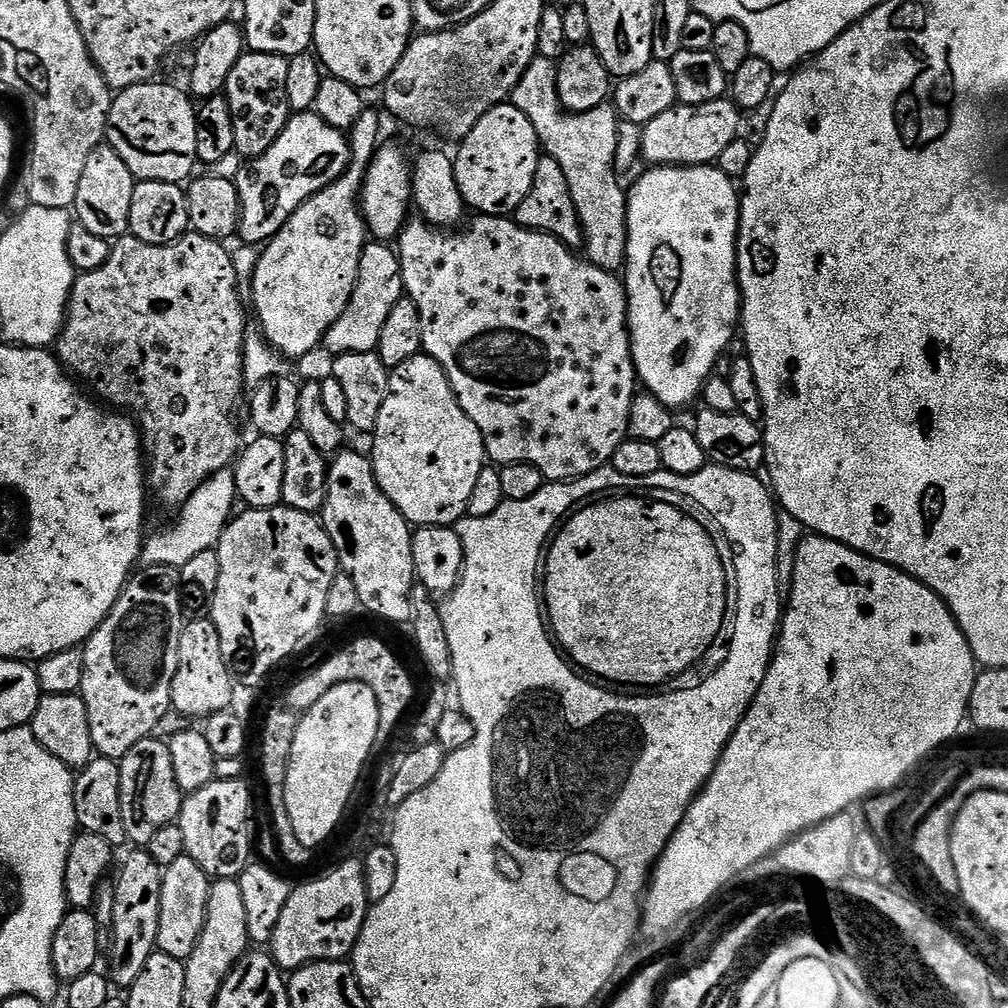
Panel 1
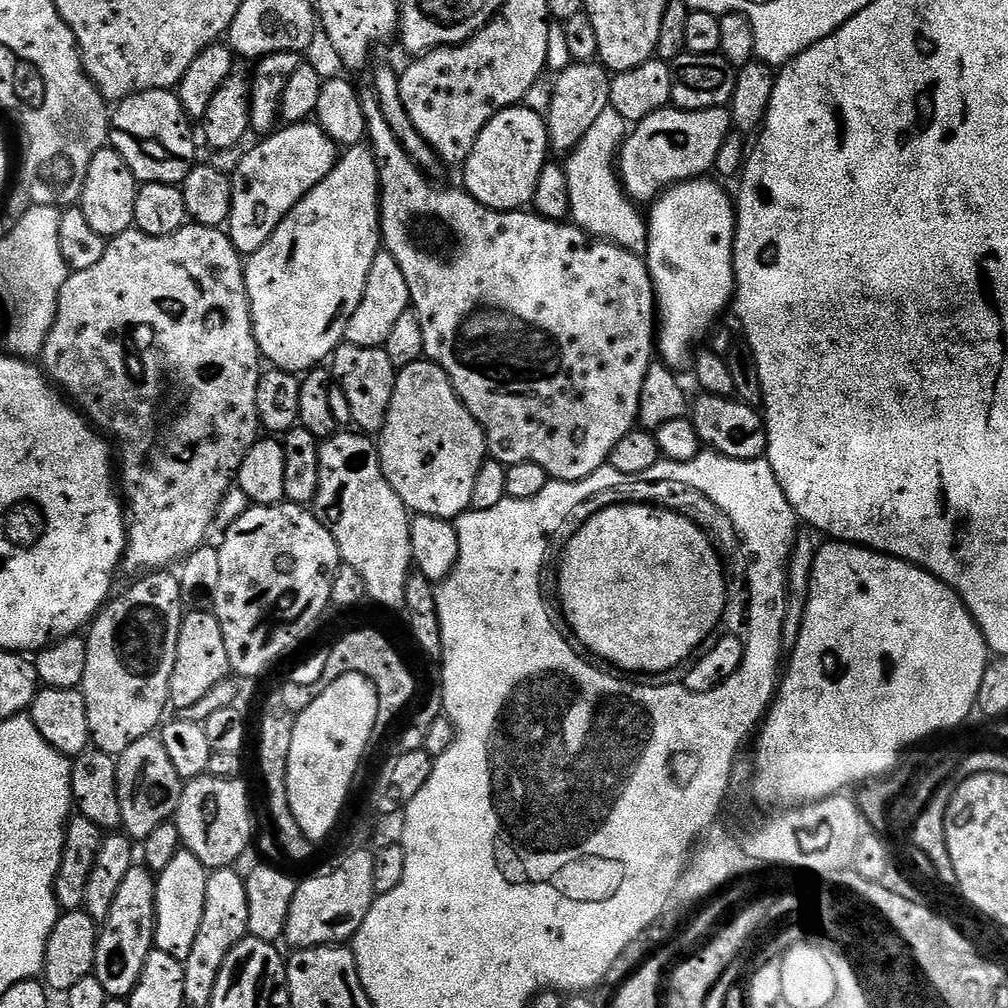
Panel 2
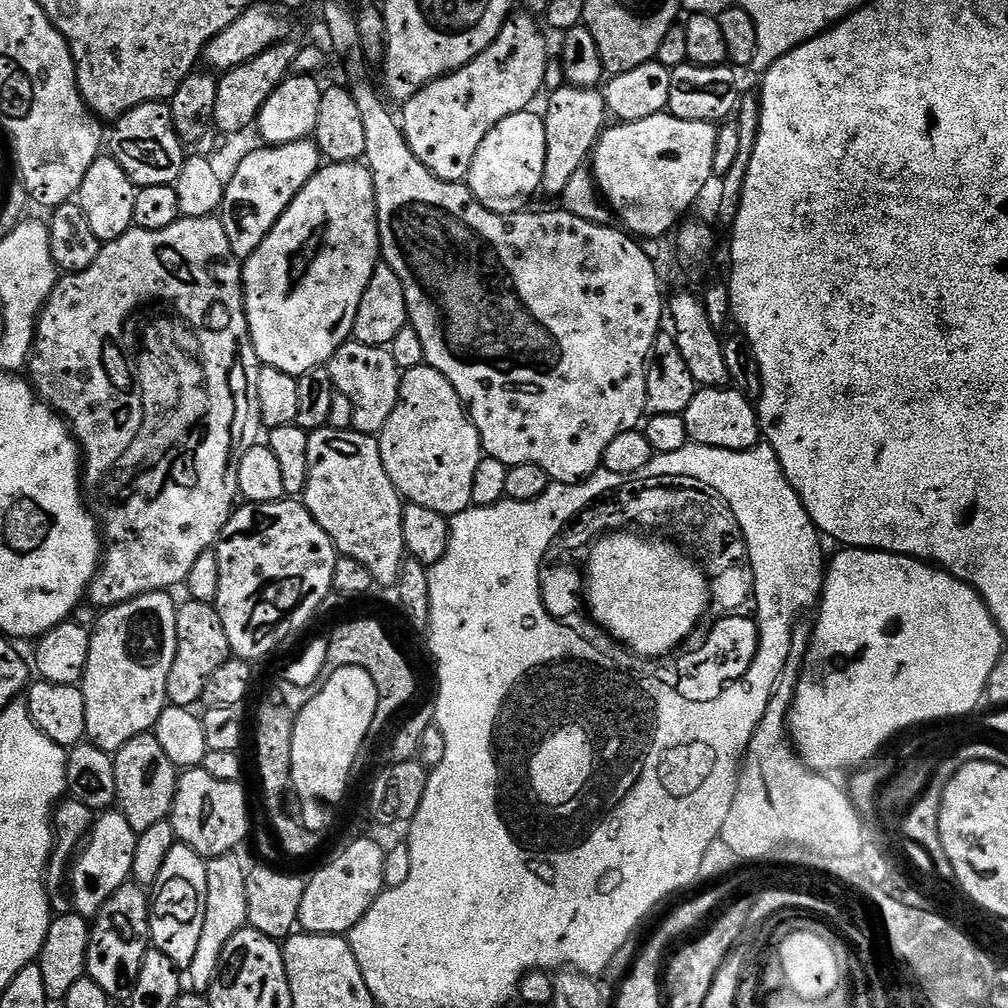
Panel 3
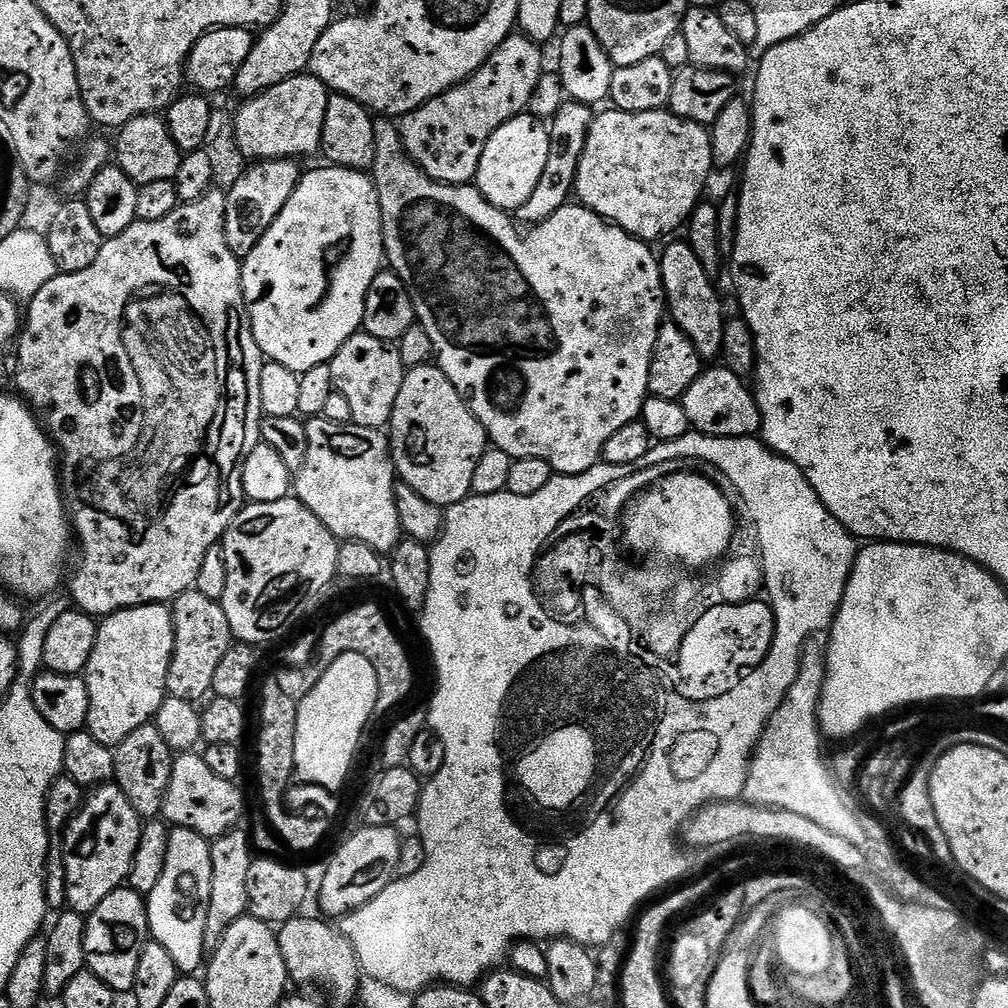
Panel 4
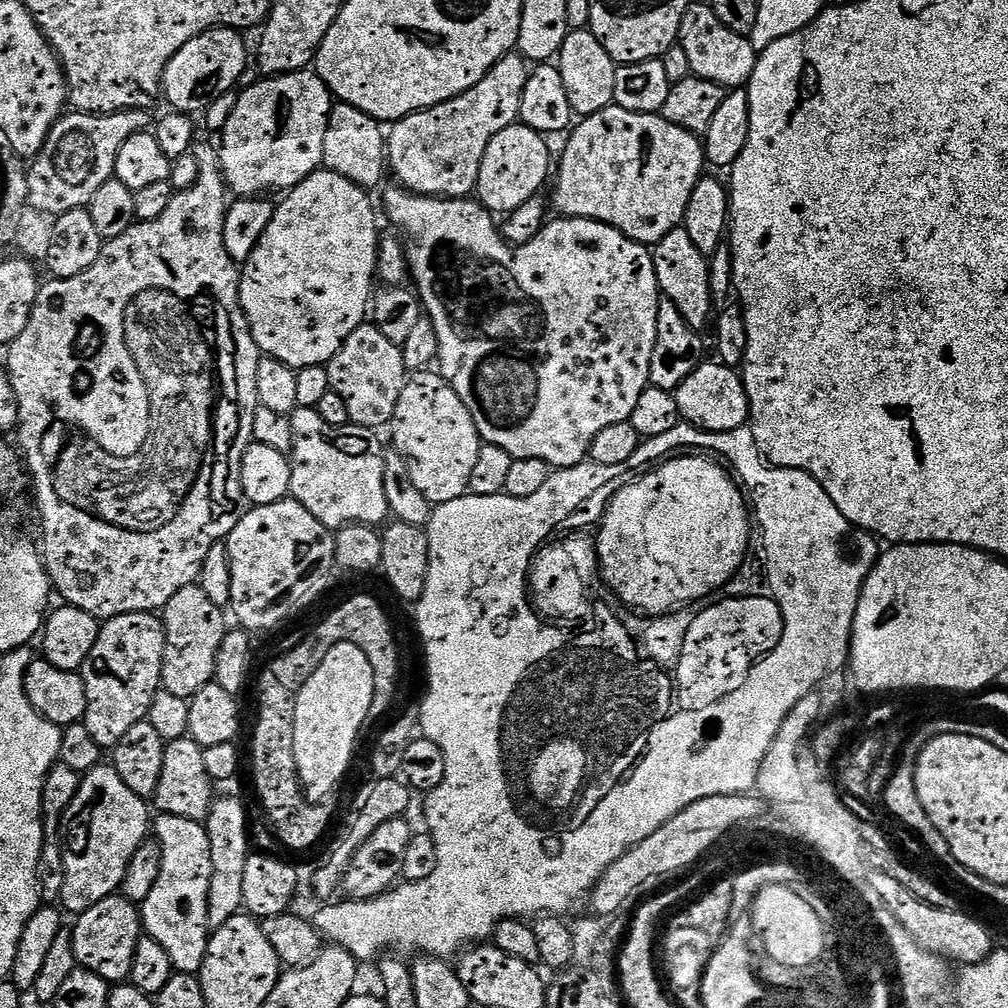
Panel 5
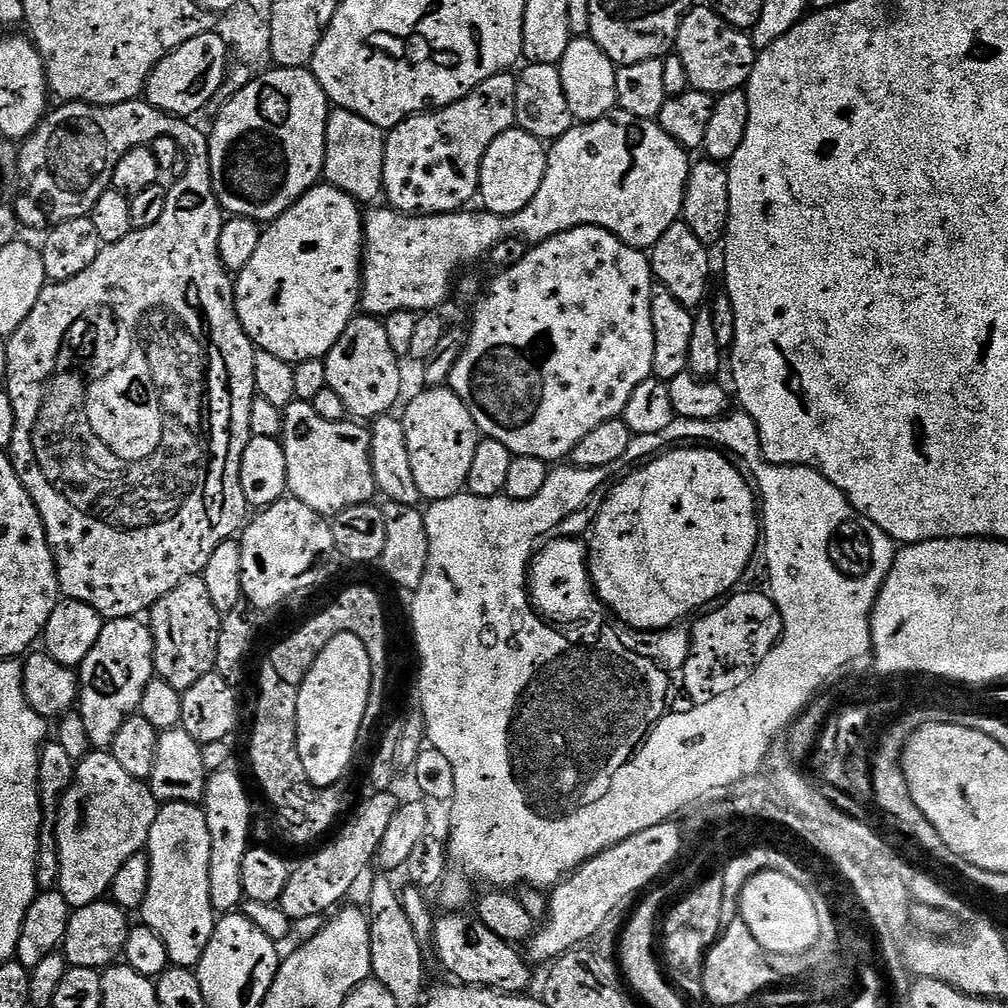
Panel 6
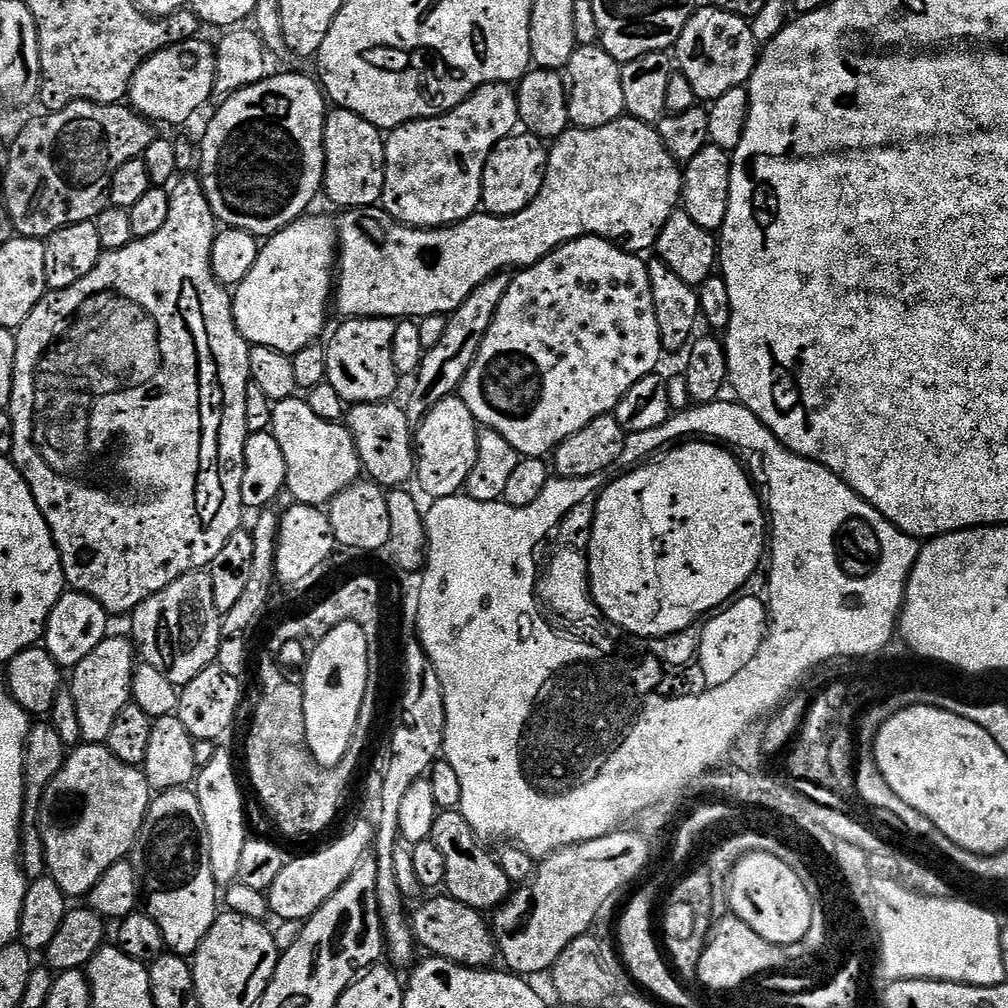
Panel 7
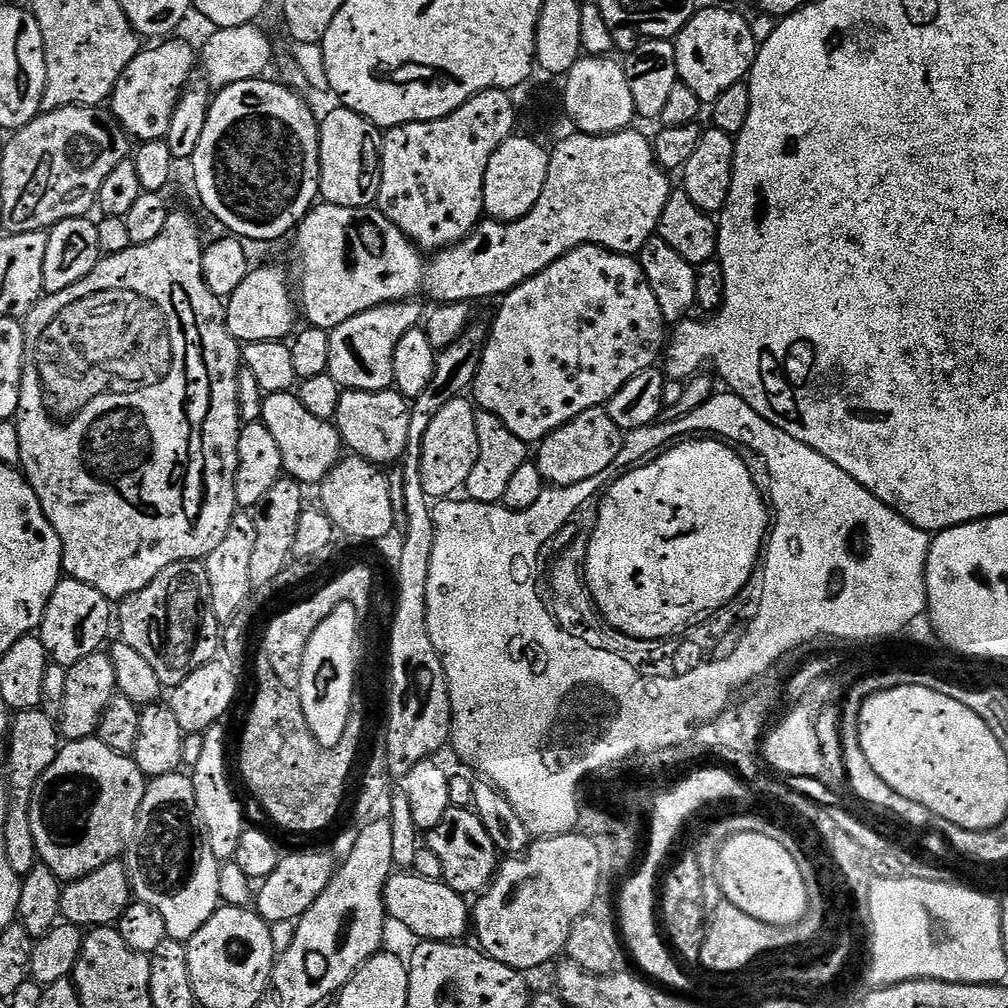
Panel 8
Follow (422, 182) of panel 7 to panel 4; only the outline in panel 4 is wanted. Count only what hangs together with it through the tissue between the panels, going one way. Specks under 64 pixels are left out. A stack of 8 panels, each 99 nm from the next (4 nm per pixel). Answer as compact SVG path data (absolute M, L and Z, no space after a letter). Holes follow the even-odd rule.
M523 34L507 36L502 46L490 54L488 61L473 76L468 76L461 84L455 84L449 92L444 92L403 116L398 124L400 141L404 143L408 157L423 170L425 176L437 180L439 184L472 184L475 181L478 162L490 134L494 134L498 126L510 122L510 118L521 115L531 102L531 95L540 77L546 72L544 56L540 52L543 52L541 45Z

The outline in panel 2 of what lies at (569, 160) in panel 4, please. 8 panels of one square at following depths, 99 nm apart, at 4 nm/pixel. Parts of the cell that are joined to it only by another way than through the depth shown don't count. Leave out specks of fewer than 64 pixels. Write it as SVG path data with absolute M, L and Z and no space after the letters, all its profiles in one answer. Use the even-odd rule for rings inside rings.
M576 62L568 67L552 84L551 100L545 113L549 147L556 153L570 153L583 140L604 108L610 105L611 75L596 62Z

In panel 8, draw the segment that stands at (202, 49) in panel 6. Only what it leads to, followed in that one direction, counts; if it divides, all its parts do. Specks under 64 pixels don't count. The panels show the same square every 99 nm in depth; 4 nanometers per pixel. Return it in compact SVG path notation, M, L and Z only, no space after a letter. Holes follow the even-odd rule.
M168 38L157 48L145 47L122 70L116 88L112 91L110 111L116 121L128 131L129 137L136 142L165 139L170 130L176 107L189 87L192 75L198 72L198 52L184 40ZM188 84L188 85L187 85Z

